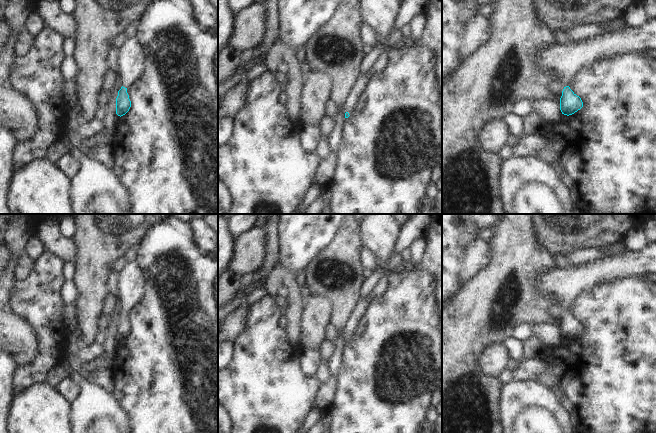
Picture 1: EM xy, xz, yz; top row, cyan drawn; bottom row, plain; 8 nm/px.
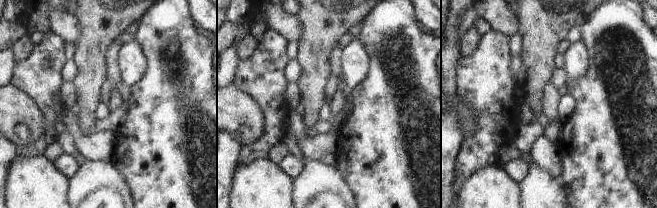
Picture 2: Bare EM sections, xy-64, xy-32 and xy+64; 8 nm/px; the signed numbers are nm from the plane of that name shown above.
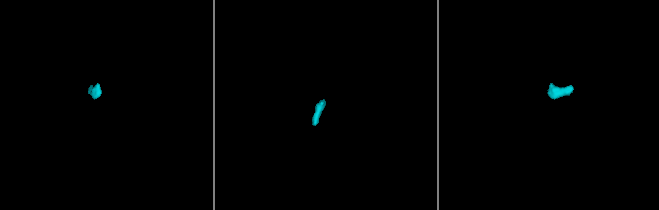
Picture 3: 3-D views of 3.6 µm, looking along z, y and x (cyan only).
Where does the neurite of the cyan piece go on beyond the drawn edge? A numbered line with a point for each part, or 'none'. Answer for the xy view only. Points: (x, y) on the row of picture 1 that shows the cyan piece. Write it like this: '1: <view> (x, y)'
1: xy (131, 60)

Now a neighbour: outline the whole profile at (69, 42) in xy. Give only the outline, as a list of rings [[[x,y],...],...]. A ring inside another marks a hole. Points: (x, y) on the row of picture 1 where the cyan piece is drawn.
[[[66,37],[63,42],[63,52],[67,56],[73,56],[73,52],[75,50],[75,39],[74,37]]]

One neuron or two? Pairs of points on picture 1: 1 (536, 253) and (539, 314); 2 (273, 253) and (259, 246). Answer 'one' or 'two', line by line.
1: one
2: two

